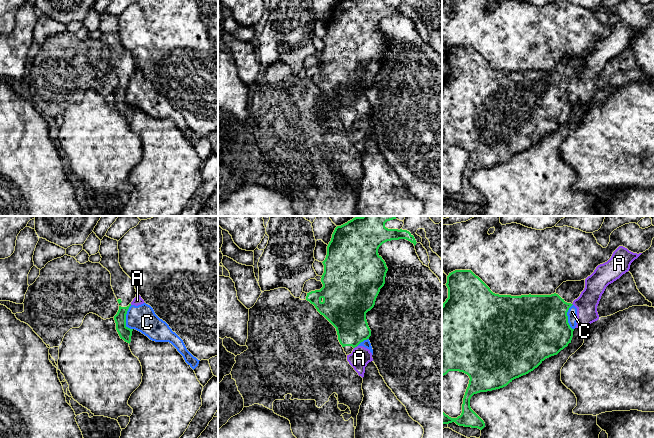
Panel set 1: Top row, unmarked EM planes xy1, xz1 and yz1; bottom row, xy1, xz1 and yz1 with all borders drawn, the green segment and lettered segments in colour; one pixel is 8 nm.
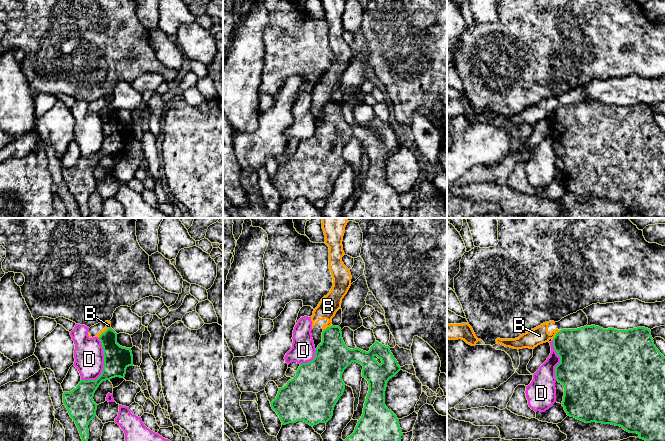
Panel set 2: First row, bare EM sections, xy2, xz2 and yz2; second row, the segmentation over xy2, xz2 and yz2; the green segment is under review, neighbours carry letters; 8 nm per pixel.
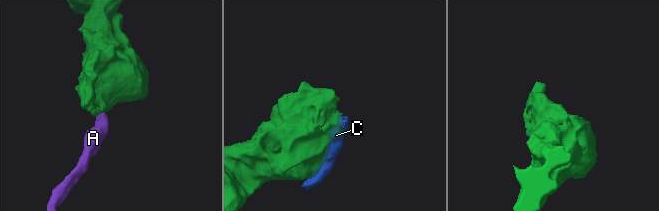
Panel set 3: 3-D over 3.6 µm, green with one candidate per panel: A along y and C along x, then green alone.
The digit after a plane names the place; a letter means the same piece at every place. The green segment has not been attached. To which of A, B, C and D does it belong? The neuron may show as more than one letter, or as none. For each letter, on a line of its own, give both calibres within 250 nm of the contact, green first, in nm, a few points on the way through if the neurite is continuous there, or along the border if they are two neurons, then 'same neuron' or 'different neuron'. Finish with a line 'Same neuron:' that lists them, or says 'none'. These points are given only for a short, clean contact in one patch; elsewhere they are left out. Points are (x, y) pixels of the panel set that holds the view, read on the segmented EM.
A: calibres 280 and 160 nm; border xz1 (357, 345), (354, 348); different neuron
B: calibres 200 and 40 nm; border xy2 (110, 326), (98, 337); different neuron
C: calibres 110 and 220 nm; different neuron
D: calibres 200 and 240 nm; different neuron
Same neuron: none

